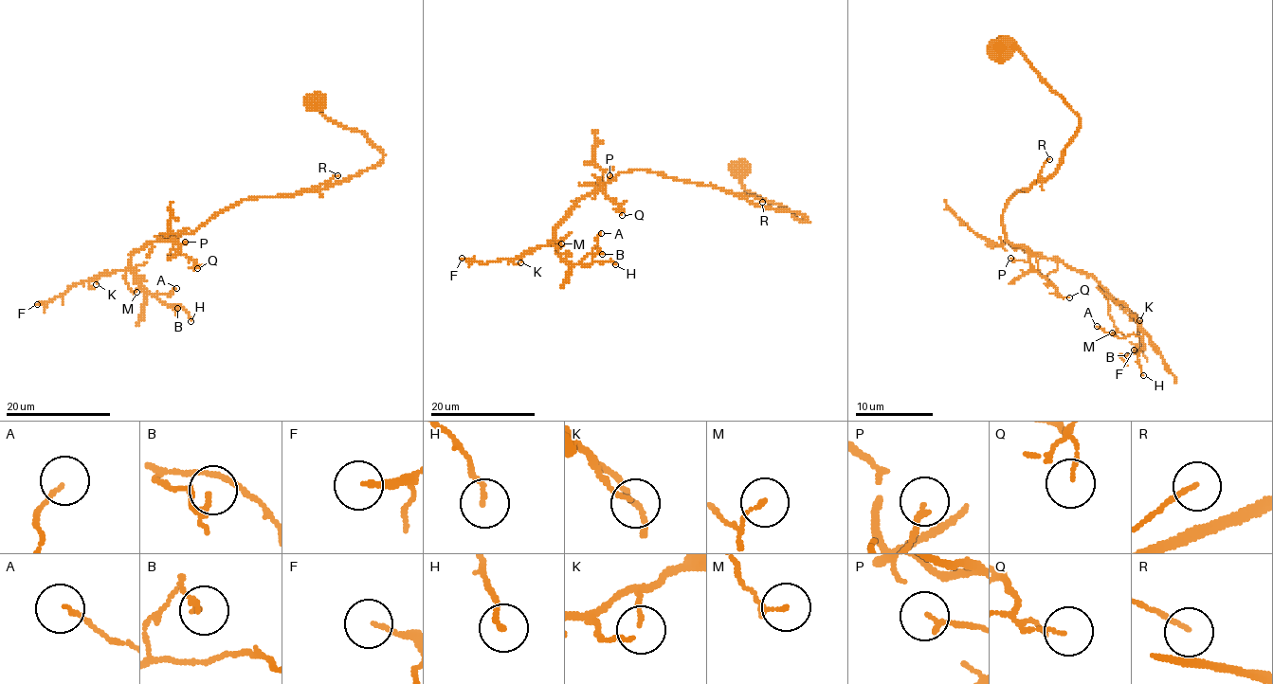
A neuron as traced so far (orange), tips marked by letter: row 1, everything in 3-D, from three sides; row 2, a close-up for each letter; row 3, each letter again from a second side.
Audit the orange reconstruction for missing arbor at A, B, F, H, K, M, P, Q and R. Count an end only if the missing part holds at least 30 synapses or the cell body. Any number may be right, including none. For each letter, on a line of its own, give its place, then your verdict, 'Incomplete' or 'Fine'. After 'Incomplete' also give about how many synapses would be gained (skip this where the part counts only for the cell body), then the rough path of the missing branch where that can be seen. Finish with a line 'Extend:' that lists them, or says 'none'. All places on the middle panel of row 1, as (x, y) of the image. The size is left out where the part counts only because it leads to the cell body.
A: Place: (601, 233). Fine
B: Place: (602, 254). Fine
F: Place: (462, 258). Fine
H: Place: (615, 264). Fine
K: Place: (520, 262). Fine
M: Place: (561, 243). Fine
P: Place: (609, 175). Fine
Q: Place: (622, 215). Fine
R: Place: (762, 202). Fine
Extend: none

